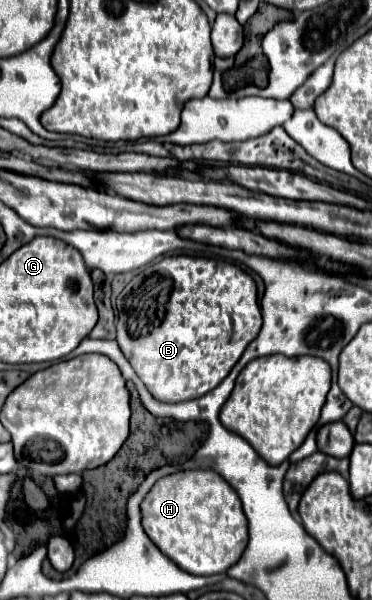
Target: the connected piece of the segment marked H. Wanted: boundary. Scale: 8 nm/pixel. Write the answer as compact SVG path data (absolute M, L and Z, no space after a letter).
M180 470L160 478L142 502L142 522L150 540L182 570L198 576L226 572L234 566L248 544L248 520L236 490L214 470Z

